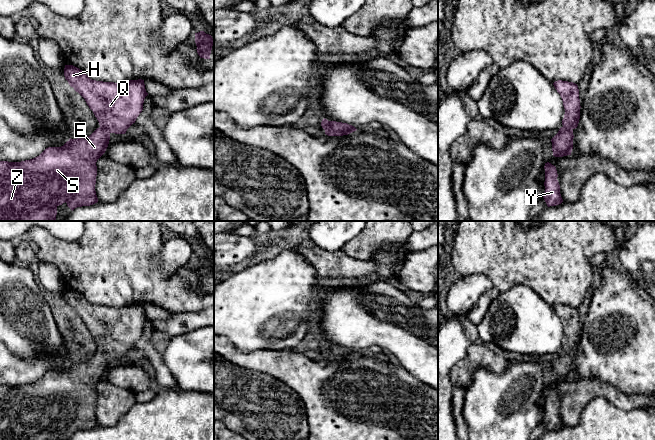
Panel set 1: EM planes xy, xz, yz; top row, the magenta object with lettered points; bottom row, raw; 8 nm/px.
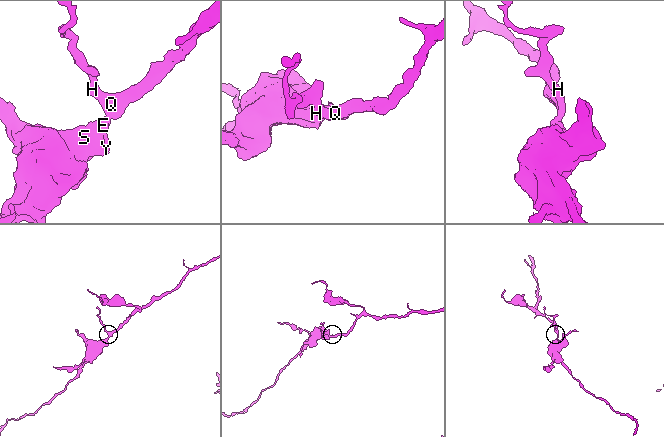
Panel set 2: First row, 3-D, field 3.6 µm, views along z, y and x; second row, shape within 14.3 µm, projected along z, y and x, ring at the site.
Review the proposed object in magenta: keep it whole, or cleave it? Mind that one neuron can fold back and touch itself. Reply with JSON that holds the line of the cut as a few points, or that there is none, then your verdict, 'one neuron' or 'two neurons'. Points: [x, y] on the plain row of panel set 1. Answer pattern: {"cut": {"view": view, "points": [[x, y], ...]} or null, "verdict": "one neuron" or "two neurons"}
{"cut": null, "verdict": "one neuron"}

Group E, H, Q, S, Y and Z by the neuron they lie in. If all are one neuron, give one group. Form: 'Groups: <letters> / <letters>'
Groups: E H Q S Y Z

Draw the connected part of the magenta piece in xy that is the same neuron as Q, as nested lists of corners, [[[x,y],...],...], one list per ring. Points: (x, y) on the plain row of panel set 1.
[[[65,289],[64,300],[69,309],[85,323],[100,351],[90,360],[70,362],[61,371],[48,371],[33,383],[0,385],[0,440],[56,440],[57,431],[65,426],[72,435],[97,427],[96,386],[105,377],[110,358],[125,358],[135,347],[148,319],[142,303],[120,307],[96,305],[73,289]]]

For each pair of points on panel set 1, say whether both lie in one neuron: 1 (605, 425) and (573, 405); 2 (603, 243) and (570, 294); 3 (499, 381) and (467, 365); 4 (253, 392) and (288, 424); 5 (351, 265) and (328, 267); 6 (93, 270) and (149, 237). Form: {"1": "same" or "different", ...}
{"1": "different", "2": "same", "3": "different", "4": "same", "5": "same", "6": "same"}

